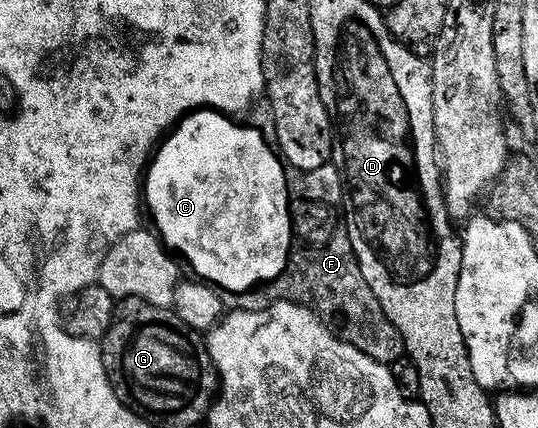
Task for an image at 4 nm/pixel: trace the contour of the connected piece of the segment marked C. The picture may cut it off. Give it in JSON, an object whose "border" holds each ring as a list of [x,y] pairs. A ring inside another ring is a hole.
{"border":[[[198,114],[184,122],[182,130],[178,130],[174,138],[165,137],[151,155],[156,166],[147,163],[142,178],[142,198],[152,198],[150,210],[156,210],[155,218],[160,218],[155,233],[165,247],[186,256],[199,279],[219,289],[237,292],[256,278],[268,279],[268,274],[280,270],[284,246],[288,246],[288,218],[284,218],[283,212],[284,188],[276,164],[278,157],[274,150],[264,148],[256,134],[234,128],[222,118],[208,118],[206,114]],[[256,260],[264,264],[255,266]]]}

